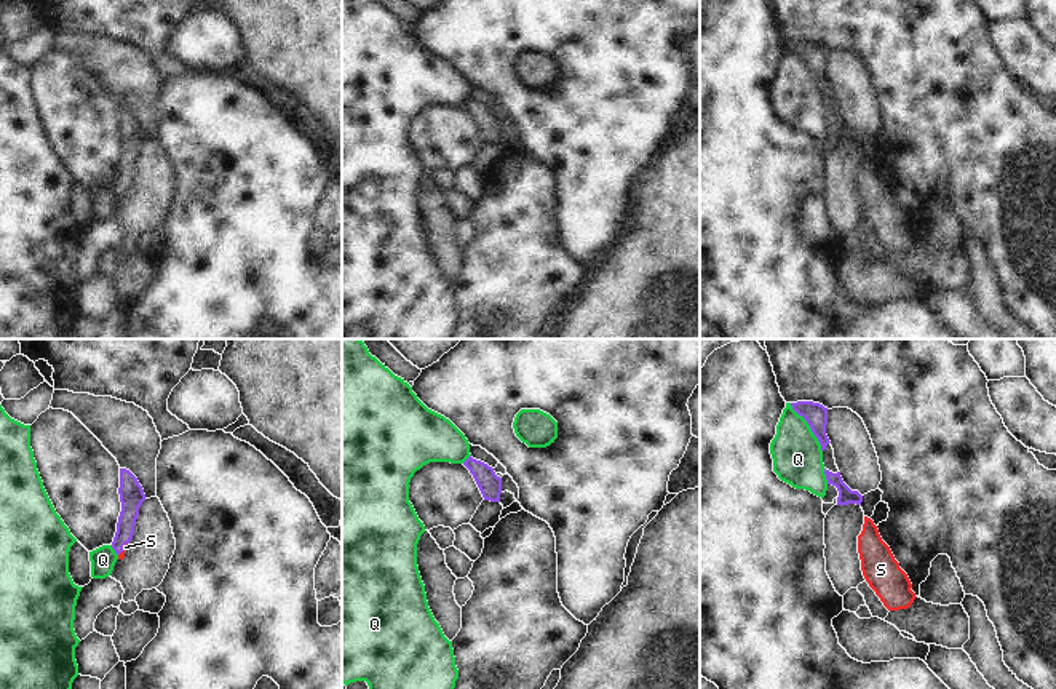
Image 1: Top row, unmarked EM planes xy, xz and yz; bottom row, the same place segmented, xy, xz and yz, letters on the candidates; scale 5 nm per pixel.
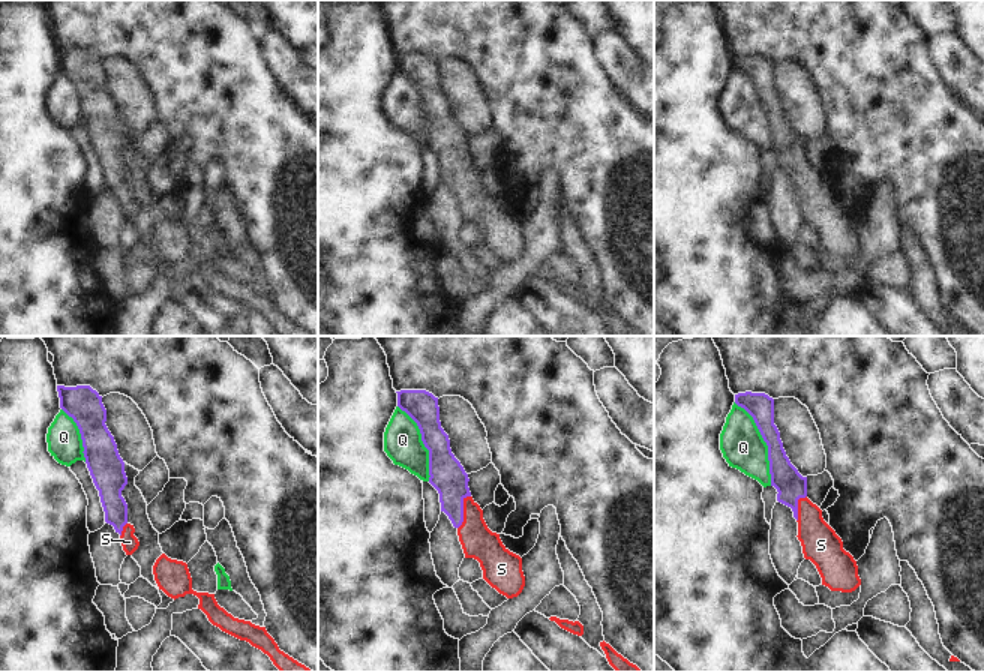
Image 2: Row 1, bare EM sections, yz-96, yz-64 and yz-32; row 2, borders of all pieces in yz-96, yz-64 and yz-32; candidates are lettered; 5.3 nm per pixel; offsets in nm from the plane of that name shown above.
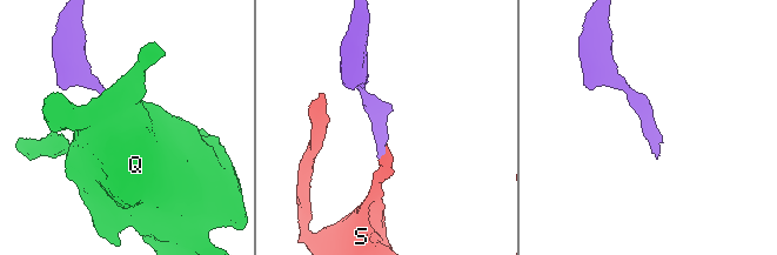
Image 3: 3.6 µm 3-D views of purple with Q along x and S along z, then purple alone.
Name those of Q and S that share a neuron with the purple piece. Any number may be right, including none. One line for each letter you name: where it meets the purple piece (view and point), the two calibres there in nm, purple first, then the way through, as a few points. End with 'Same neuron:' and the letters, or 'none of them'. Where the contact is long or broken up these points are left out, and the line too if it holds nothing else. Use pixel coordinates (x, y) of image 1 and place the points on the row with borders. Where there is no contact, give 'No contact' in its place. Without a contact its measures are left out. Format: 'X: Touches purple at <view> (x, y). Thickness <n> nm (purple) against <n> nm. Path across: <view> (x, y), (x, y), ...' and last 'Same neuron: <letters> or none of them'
S: Touches purple at xy (122, 549). Thickness 100 nm (purple) against 30 nm. Path across: xy (131, 501), (122, 549), (122, 555)
Same neuron: S

